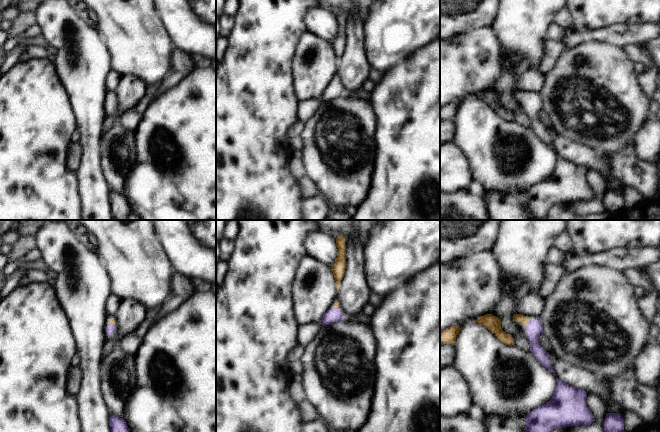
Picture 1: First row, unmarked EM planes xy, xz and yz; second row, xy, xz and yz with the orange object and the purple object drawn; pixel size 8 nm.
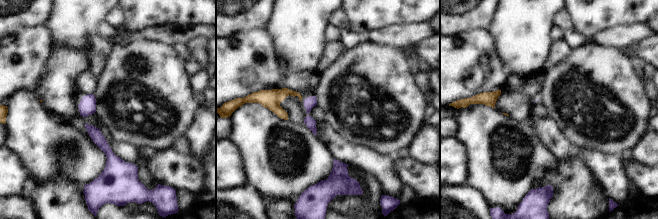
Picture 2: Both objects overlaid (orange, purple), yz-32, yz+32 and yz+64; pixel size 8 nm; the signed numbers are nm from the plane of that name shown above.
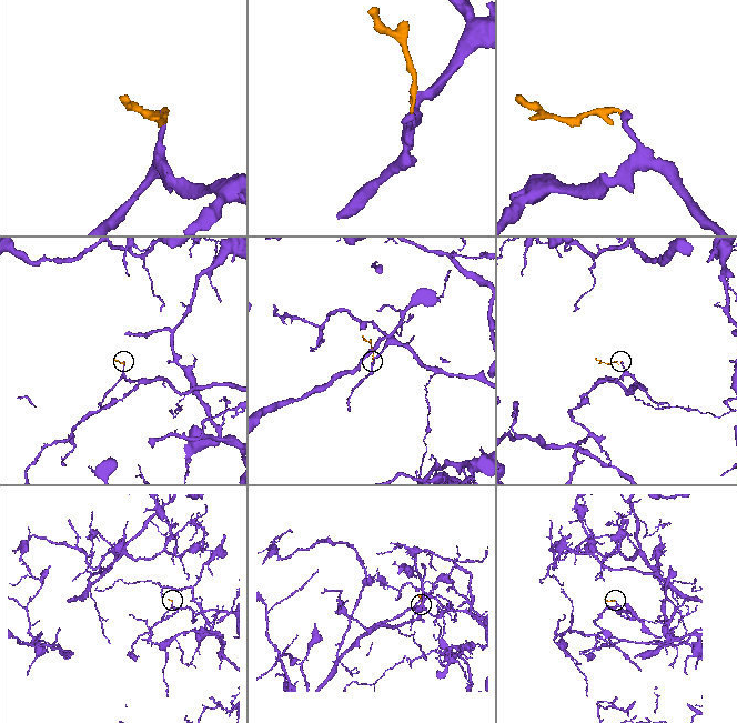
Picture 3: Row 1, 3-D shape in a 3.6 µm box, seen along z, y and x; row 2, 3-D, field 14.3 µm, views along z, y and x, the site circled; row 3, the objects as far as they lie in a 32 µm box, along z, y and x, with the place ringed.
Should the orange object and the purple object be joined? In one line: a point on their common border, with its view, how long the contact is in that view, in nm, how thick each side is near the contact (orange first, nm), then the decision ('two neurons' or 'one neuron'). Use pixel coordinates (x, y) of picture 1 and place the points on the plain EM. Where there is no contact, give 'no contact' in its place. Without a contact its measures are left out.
contact yz (527, 99); length 80 nm; calibres 70 and 130 nm; one neuron

